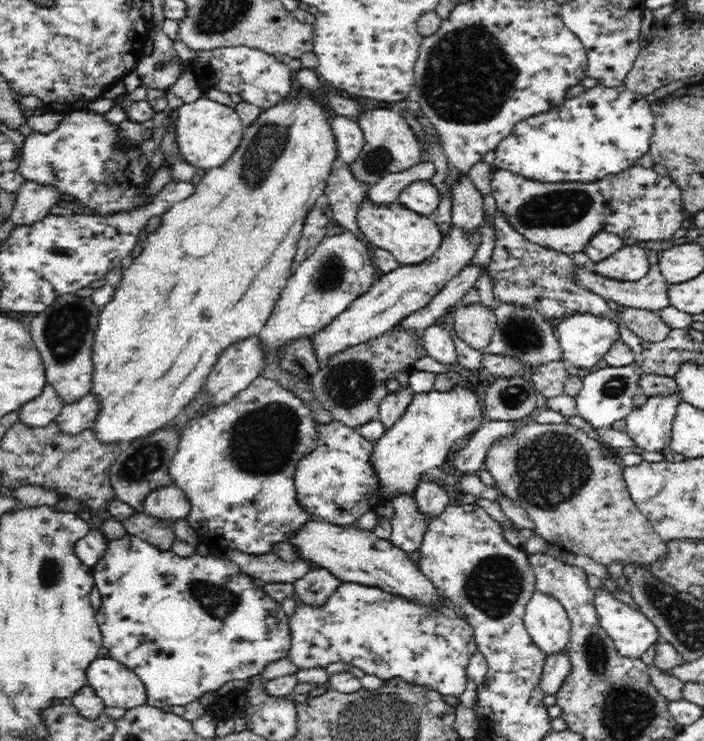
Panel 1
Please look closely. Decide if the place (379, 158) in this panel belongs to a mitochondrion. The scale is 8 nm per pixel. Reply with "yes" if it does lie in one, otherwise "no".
yes

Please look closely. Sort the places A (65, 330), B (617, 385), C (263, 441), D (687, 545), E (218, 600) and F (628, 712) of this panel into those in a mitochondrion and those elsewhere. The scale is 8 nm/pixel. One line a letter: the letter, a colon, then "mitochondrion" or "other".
A: mitochondrion
B: mitochondrion
C: mitochondrion
D: other
E: mitochondrion
F: mitochondrion

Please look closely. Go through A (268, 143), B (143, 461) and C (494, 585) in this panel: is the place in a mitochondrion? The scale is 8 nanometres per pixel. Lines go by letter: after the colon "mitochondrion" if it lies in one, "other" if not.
A: mitochondrion
B: mitochondrion
C: mitochondrion

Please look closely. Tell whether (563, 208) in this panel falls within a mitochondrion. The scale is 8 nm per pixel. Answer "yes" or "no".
yes

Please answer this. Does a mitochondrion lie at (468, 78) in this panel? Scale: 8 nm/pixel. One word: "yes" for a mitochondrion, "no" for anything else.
yes

